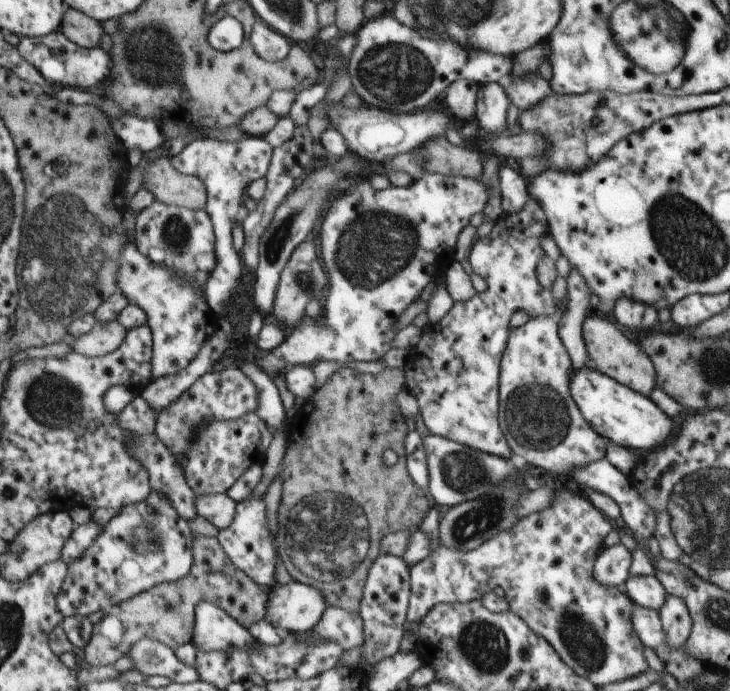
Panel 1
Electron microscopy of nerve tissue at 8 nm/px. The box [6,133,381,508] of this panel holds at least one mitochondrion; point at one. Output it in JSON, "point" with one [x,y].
{"point":[64,248]}

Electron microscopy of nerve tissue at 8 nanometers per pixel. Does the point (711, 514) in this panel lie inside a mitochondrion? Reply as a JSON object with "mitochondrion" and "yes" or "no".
{"mitochondrion":"yes"}

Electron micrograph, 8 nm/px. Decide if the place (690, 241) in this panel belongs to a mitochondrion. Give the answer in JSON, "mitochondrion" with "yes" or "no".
{"mitochondrion":"yes"}

